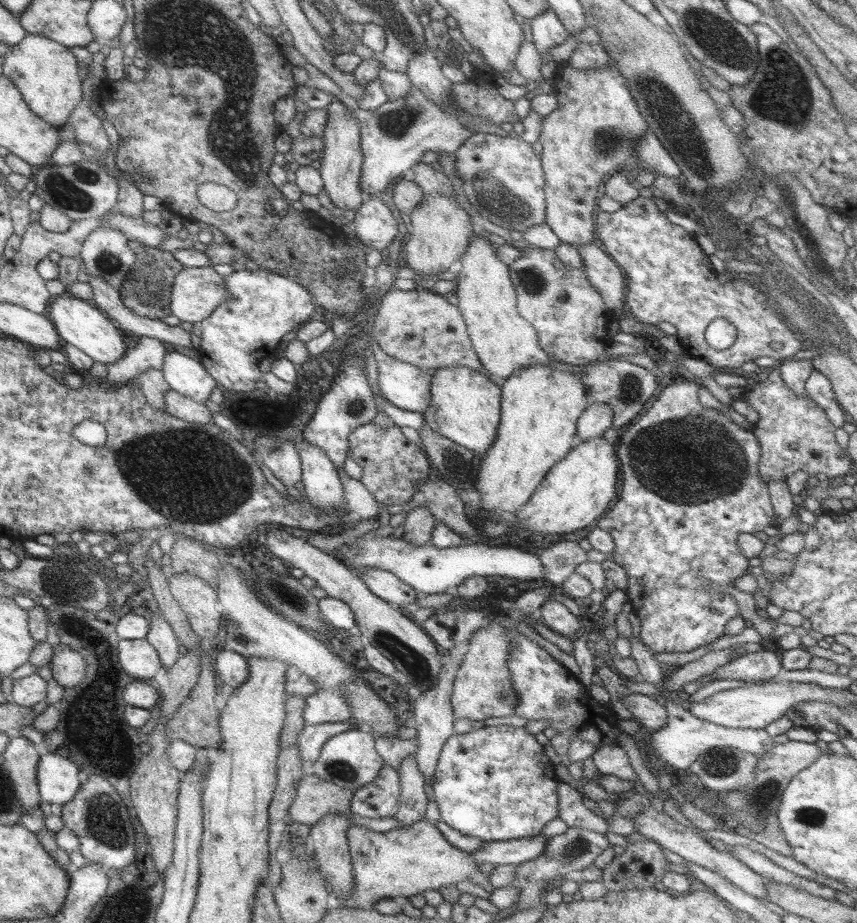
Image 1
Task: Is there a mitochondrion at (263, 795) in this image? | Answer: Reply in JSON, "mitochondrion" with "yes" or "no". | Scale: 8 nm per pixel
{"mitochondrion":"no"}

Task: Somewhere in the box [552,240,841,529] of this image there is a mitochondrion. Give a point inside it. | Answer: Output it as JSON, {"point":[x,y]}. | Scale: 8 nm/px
{"point":[719,467]}

